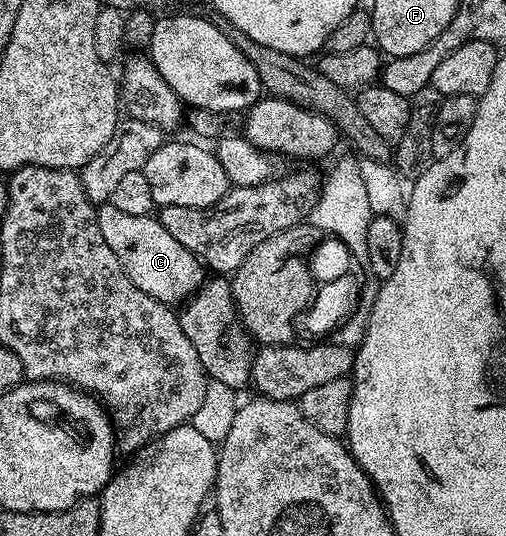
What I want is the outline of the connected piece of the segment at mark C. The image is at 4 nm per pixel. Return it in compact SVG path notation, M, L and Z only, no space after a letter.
M109 204L99 205L97 212L104 241L108 243L108 248L112 248L112 252L116 252L116 260L120 260L124 272L128 272L132 284L136 284L140 292L148 292L148 296L167 304L182 304L202 285L202 263L195 254L188 252L188 248L184 248L184 244L179 244L170 235L168 228L164 228L157 217L150 214L131 216Z

